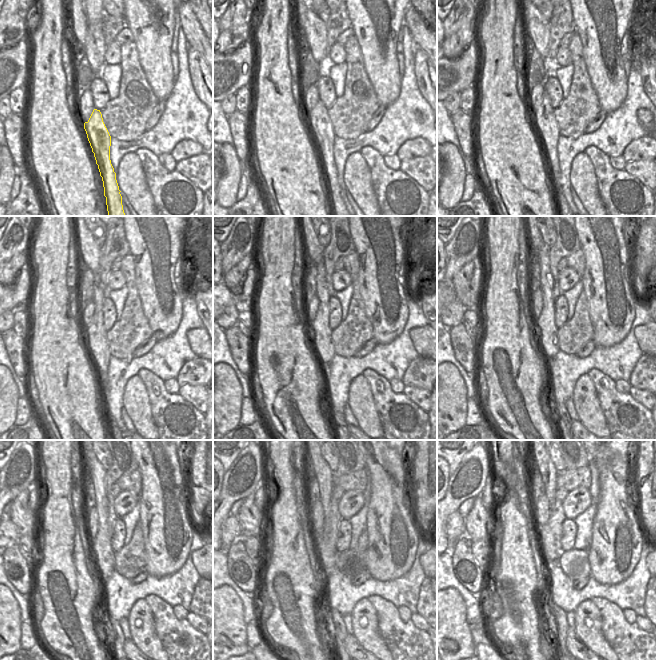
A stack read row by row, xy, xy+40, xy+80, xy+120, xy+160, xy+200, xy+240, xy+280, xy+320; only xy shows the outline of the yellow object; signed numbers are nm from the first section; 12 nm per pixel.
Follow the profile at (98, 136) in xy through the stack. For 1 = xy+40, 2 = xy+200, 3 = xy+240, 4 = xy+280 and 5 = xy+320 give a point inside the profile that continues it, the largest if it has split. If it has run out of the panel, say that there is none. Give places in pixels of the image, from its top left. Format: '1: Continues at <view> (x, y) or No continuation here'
1: Continues at xy+40 (320, 124)
2: Continues at xy+200 (548, 332)
3: Continues at xy+240 (101, 543)
4: Continues at xy+280 (328, 555)
5: Continues at xy+320 (545, 465)

